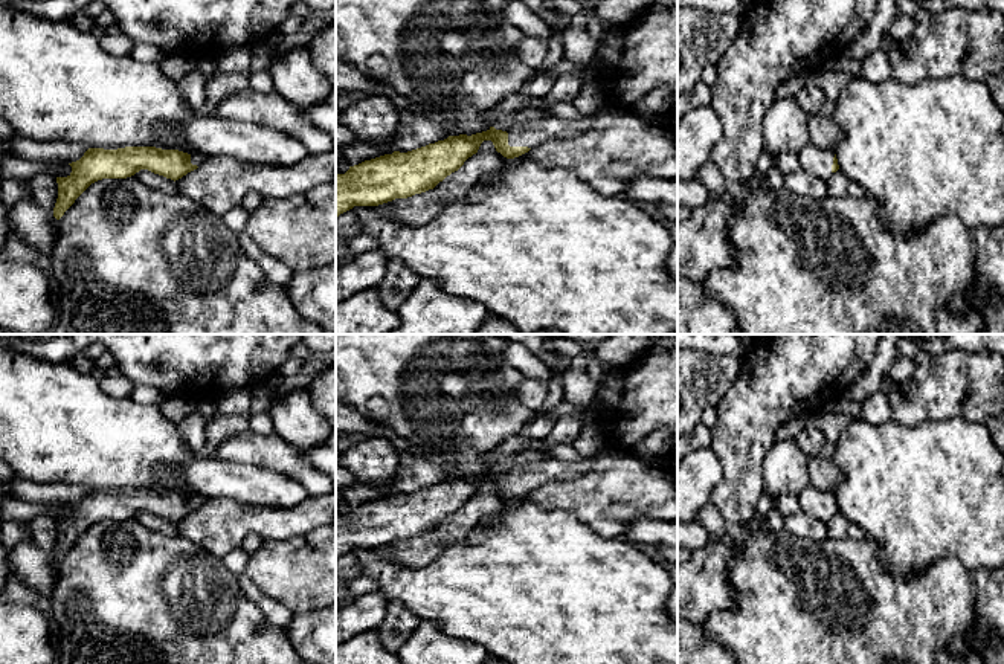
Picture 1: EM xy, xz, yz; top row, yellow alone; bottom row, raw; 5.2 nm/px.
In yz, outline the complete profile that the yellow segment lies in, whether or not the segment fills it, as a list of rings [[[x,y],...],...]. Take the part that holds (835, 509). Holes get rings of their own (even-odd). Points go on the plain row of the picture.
[[[812,485],[798,496],[798,501],[803,513],[825,524],[839,511],[835,492],[821,492]]]

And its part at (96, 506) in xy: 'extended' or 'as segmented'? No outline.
extended

